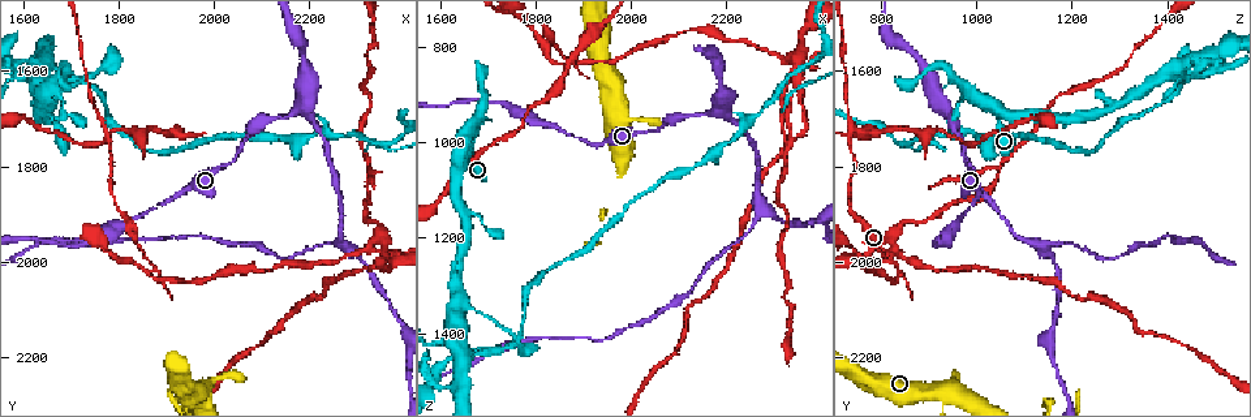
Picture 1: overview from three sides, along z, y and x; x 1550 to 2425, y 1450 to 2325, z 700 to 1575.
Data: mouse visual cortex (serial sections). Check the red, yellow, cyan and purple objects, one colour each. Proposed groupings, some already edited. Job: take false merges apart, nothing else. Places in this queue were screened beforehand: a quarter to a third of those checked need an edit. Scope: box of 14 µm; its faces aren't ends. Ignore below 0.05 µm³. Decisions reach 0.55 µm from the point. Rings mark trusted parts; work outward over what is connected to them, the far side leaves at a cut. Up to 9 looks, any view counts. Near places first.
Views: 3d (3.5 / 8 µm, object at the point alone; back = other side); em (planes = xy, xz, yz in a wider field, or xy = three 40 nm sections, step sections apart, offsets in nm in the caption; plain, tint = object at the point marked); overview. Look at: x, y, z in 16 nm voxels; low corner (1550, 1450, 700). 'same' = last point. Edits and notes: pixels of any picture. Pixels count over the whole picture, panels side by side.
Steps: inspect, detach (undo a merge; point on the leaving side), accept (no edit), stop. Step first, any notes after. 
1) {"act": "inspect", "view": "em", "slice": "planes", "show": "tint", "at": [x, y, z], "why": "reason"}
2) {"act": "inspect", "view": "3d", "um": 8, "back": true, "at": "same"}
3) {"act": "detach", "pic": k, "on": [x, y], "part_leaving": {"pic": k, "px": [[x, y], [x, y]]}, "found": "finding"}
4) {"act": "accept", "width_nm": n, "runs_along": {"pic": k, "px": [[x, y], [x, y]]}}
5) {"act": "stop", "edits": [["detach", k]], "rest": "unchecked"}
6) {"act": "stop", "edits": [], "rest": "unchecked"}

{"act": "inspect", "view": "3d", "um": 3.5, "at": [1880, 2020, 830], "why": "abrupt turn"}

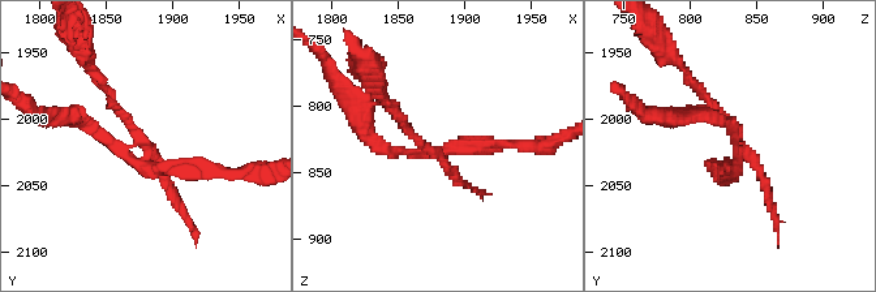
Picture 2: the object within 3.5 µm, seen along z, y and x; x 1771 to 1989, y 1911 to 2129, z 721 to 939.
{"act": "inspect", "view": "em", "slice": "planes", "show": "tint", "at": [1876, 2012, 836], "why": "now the EM"}

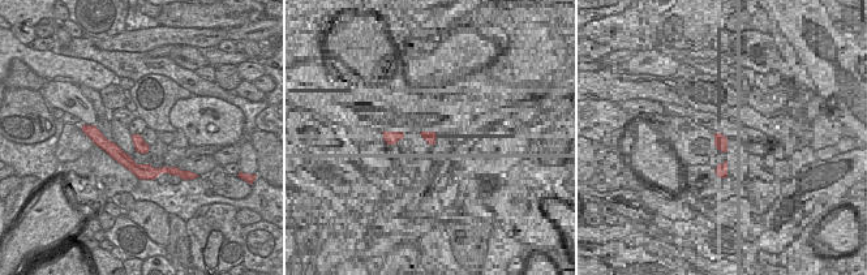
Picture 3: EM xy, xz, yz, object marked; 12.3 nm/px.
{"act": "detach", "pic": 2, "on": [188, 170], "part_leaving": {"pic": 2, "px": [[147, 159], [192, 171], [271, 167]]}, "found": "two cells meet here"}

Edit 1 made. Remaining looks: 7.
{"act": "inspect", "view": "overview"}

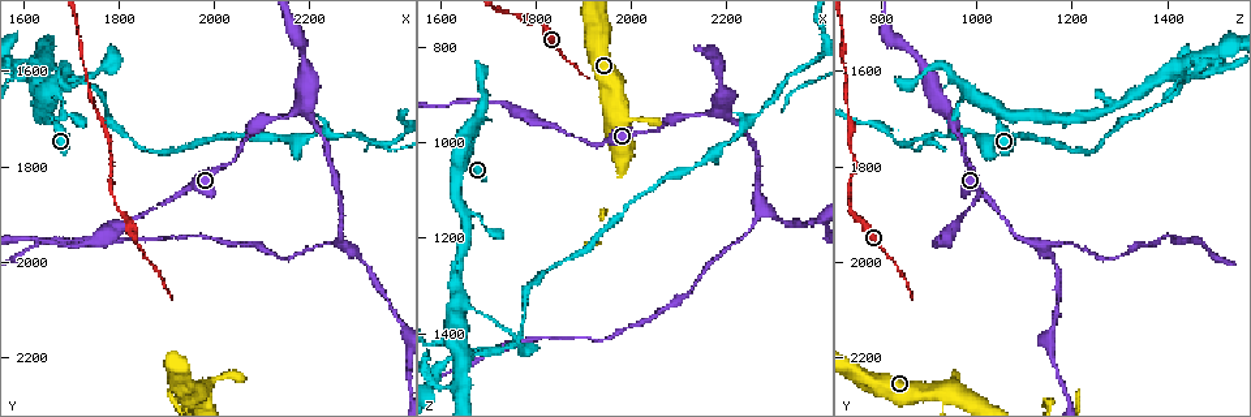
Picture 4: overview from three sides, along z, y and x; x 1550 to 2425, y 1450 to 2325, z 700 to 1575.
{"act": "inspect", "view": "em", "slice": "xy", "step": 3, "show": "tint", "at": [2185, 1680, 935], "why": "thick turns thin"}

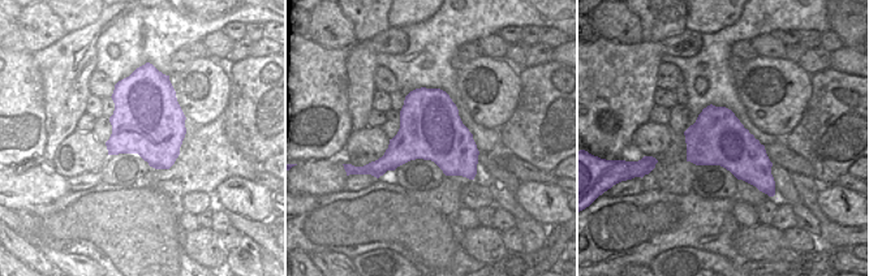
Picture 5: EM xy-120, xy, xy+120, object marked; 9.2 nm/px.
{"act": "inspect", "view": "3d", "um": 3.5, "back": true, "at": "same", "why": "see where the arms go"}

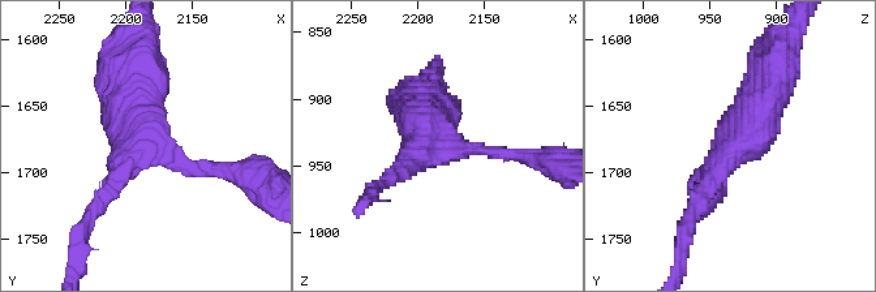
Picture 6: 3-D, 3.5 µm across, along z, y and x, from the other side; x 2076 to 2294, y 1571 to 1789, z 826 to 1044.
{"act": "accept", "runs_along": {"pic": 6, "px": [[222, 168], [142, 145], [94, 213]]}, "found": "continuous, no second cell"}

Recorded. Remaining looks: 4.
{"act": "inspect", "view": "3d", "um": 3.5, "at": [2255, 1965, 1185], "why": "calibre changes"}

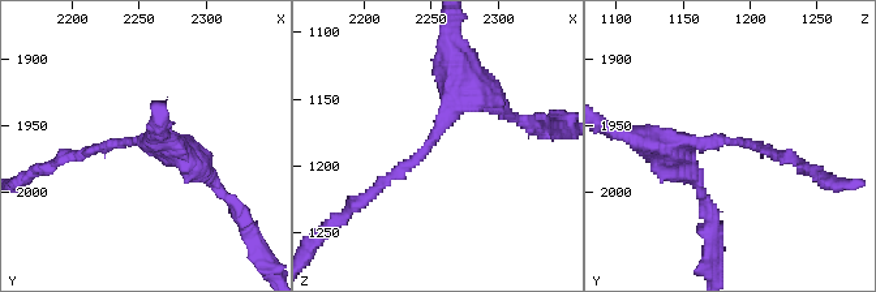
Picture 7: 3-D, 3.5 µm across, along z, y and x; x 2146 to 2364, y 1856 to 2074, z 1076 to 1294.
{"act": "inspect", "view": "em", "slice": "xy", "step": 3, "show": "tint", "at": [2252, 1962, 1182], "arm_widths_nm": [150, 300]}

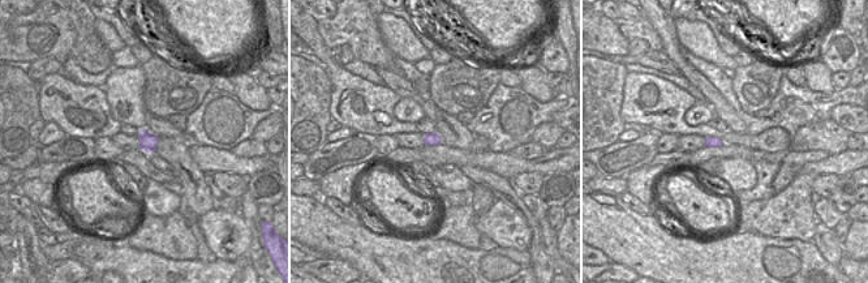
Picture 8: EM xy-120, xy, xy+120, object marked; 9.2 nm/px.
{"act": "accept", "runs_along": {"pic": 7, "px": [[451, 60], [455, 107], [420, 157], [368, 194]]}, "found": "one cell here"}

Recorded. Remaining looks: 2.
{"act": "inspect", "view": "3d", "um": 3.5, "at": [1985, 2260, 950], "why": "sharp bend"}

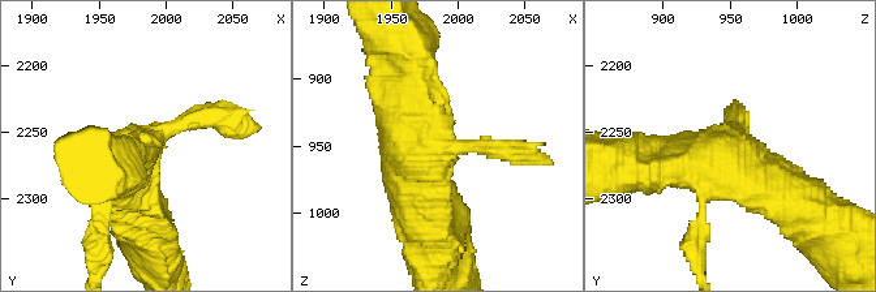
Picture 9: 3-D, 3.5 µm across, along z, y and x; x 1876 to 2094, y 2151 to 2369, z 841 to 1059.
{"act": "inspect", "view": "em", "slice": "xy", "step": 2, "show": "tint", "at": [1982, 2260, 950], "why": "need the tissue"}

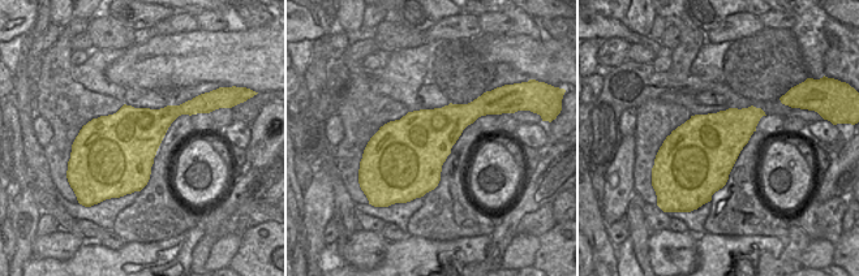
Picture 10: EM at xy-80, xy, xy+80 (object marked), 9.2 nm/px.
{"act": "accept", "runs_along": {"pic": 9, "px": [[642, 167], [728, 163], [798, 204]]}, "found": "continuous, no second cell"}

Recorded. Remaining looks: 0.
{"act": "stop", "edits": [["detach", 2]], "rest": "unchecked"}

